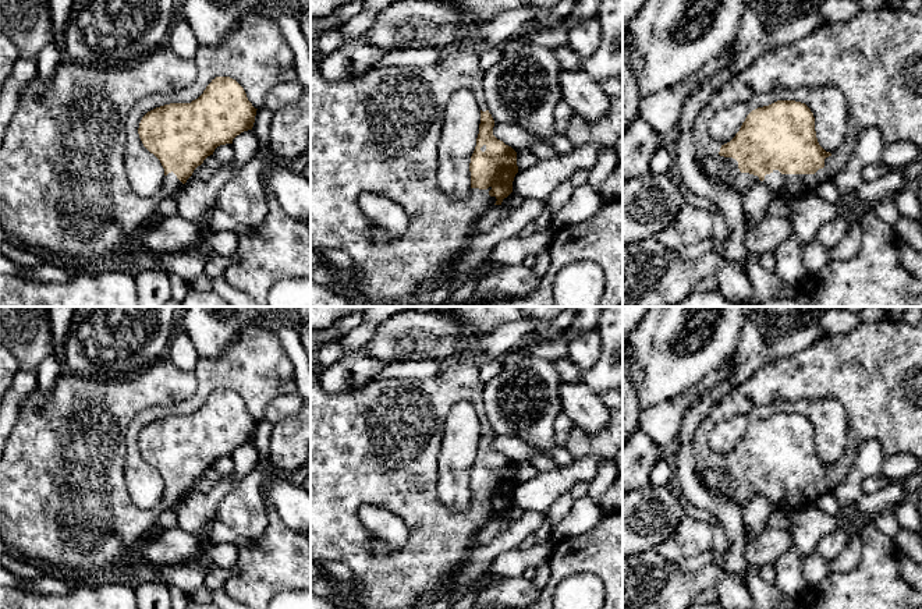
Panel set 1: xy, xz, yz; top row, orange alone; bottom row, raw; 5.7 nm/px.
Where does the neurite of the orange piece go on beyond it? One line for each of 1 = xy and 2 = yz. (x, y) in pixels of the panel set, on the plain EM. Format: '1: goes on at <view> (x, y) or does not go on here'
1: goes on at xy (64, 503)
2: goes on at yz (875, 371)

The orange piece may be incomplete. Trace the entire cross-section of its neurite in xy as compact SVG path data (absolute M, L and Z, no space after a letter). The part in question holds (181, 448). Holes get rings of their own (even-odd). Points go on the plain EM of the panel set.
M167 354L146 367L136 376L91 379L63 371L49 396L43 396L36 387L28 396L26 401L22 403L17 422L14 424L10 435L4 442L3 454L0 457L0 539L8 546L8 550L15 550L17 553L22 555L25 560L31 563L38 563L43 569L52 567L56 574L60 574L63 578L74 584L116 580L117 573L125 564L134 563L138 559L138 552L155 535L155 532L157 531L157 518L164 511L171 510L181 499L184 499L187 492L192 488L194 482L201 478L208 468L213 467L217 458L233 456L233 452L237 447L244 443L252 442L253 439L258 421L255 421L248 413L244 400L230 389L216 389L214 392L212 392L203 406L191 415L170 415L148 424L139 435L138 446L143 458L160 472L164 481L164 493L152 509L141 510L139 507L136 507L128 495L125 484L125 457L128 452L125 433L128 425L141 411L155 406L169 407L171 404L181 403L184 400L188 400L196 392L196 389L198 379L195 376L195 372L185 372L177 368Z

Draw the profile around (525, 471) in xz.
M522 461L522 463L517 464L518 482L529 481L533 477L536 477L538 474L539 474L539 471L533 465L531 465L528 461Z

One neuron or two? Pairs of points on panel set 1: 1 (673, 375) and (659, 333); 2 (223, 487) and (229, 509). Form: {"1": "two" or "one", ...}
{"1": "one", "2": "two"}

